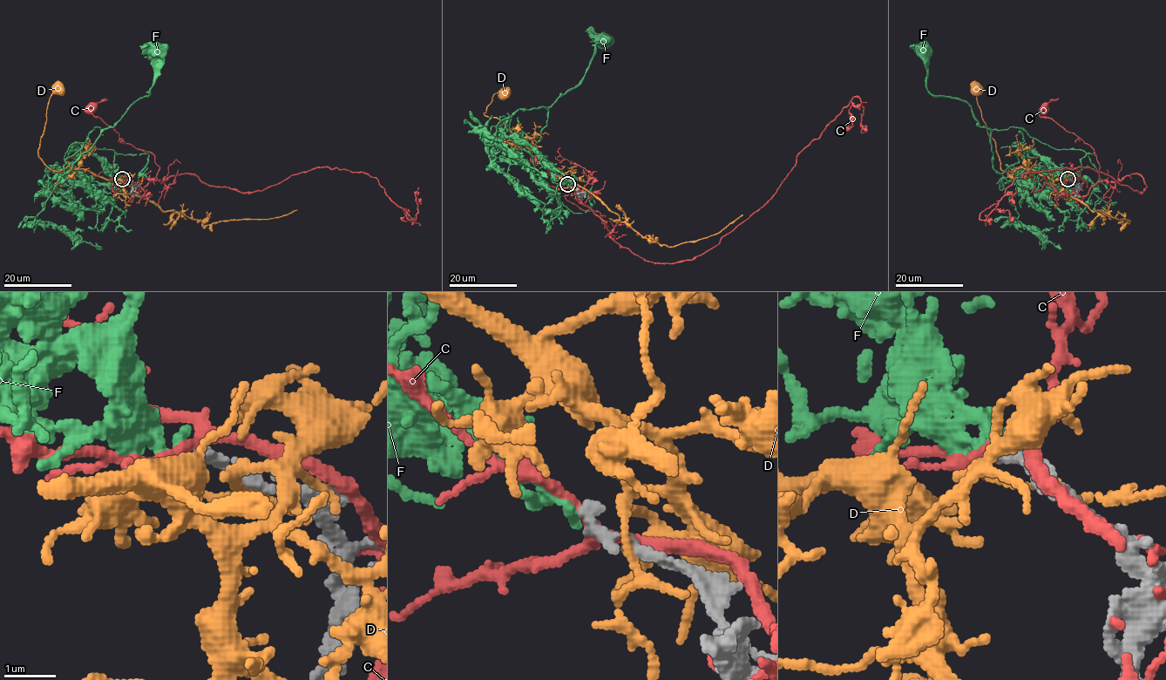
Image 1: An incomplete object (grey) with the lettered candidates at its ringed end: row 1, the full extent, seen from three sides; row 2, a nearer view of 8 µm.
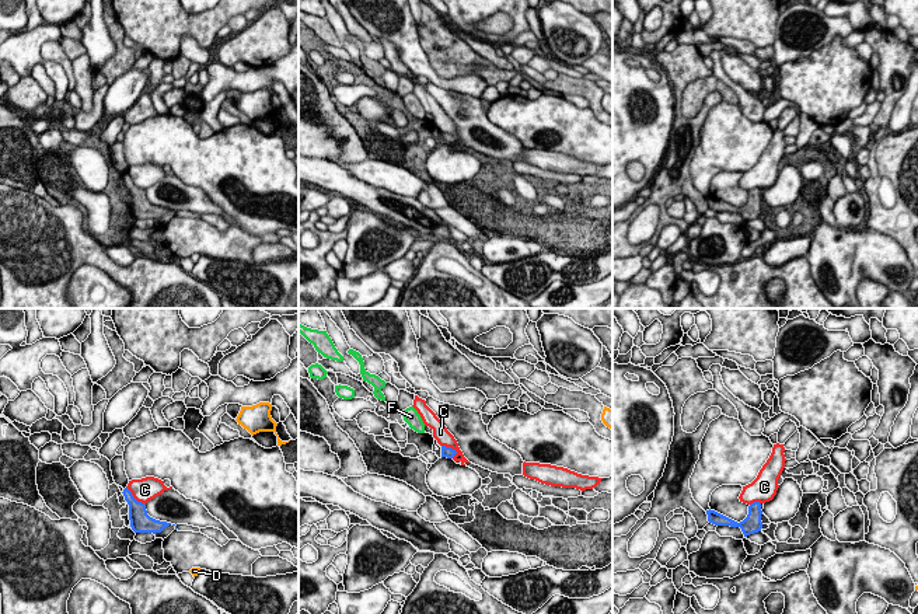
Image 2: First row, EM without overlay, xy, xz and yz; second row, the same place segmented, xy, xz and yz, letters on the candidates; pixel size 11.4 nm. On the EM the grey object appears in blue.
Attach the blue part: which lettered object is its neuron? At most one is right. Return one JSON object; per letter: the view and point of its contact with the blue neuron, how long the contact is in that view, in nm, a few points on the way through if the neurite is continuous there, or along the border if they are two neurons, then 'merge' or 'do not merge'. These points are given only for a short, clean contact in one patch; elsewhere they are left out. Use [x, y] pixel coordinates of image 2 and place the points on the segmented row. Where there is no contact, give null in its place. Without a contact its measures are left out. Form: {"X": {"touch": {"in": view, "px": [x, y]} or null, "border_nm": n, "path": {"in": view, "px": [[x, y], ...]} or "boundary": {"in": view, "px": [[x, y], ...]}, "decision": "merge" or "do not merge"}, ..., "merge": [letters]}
{"C": {"touch": {"in": "xy", "px": [133, 498]}, "border_nm": 320, "decision": "do not merge"}, "D": {"touch": null, "decision": "do not merge"}, "F": {"touch": null, "decision": "merge"}, "merge": ["F"]}

